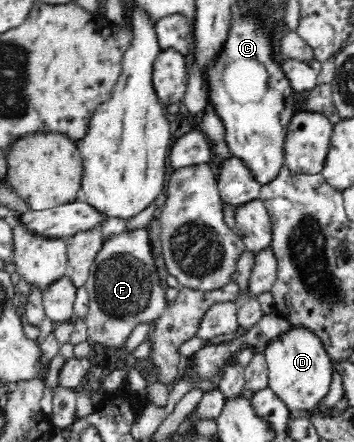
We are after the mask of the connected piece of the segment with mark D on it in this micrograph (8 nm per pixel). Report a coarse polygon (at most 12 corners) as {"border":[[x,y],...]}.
{"border":[[290,326],[263,355],[291,413],[320,406],[333,372],[321,337]]}

